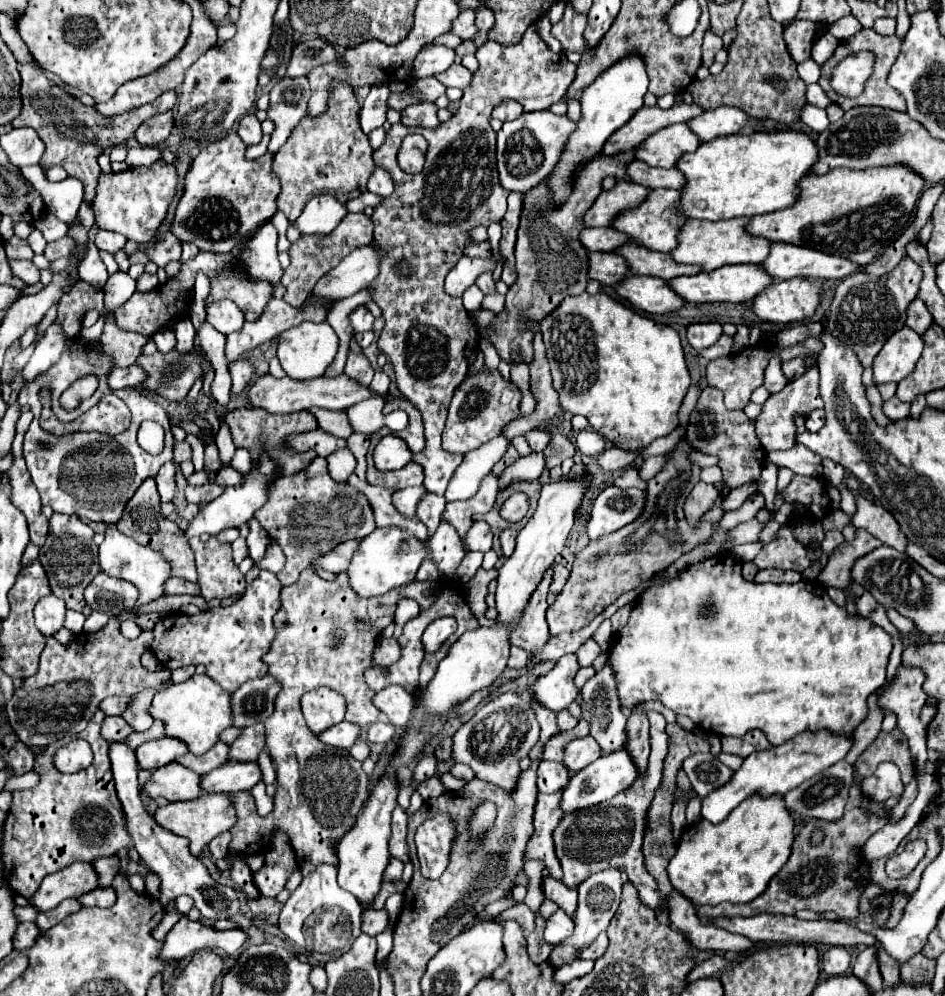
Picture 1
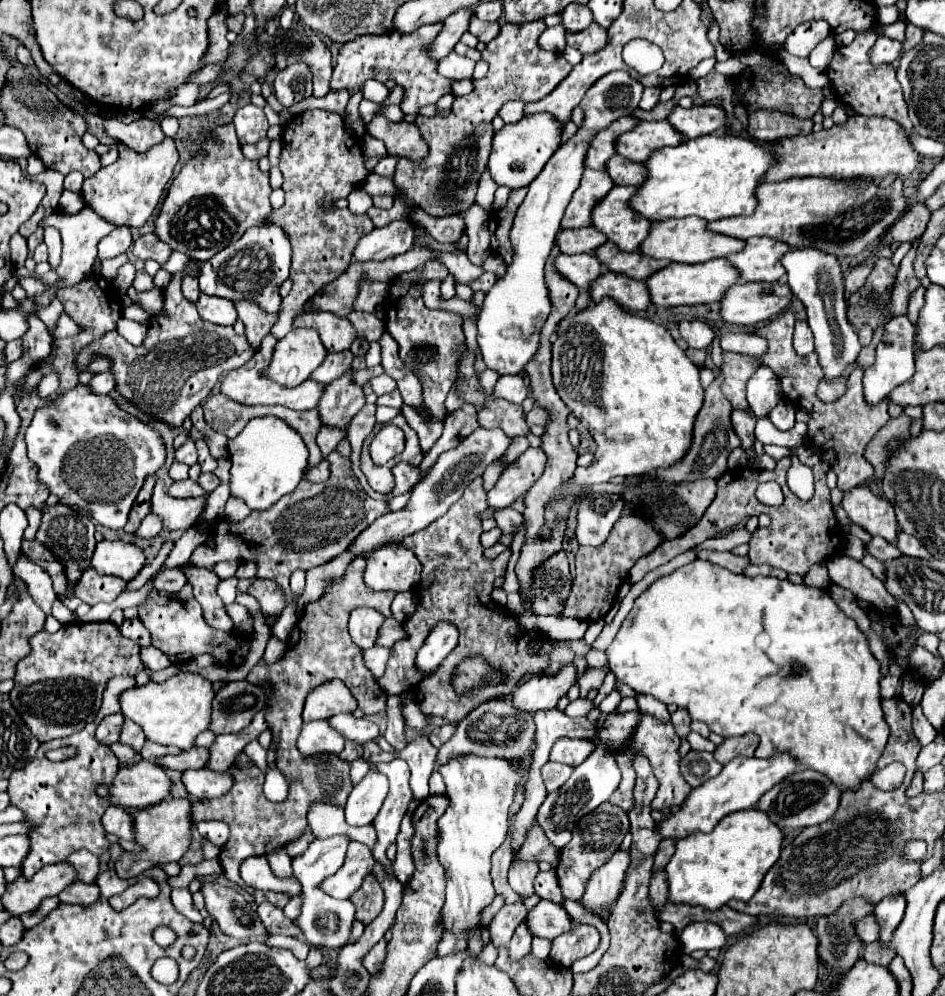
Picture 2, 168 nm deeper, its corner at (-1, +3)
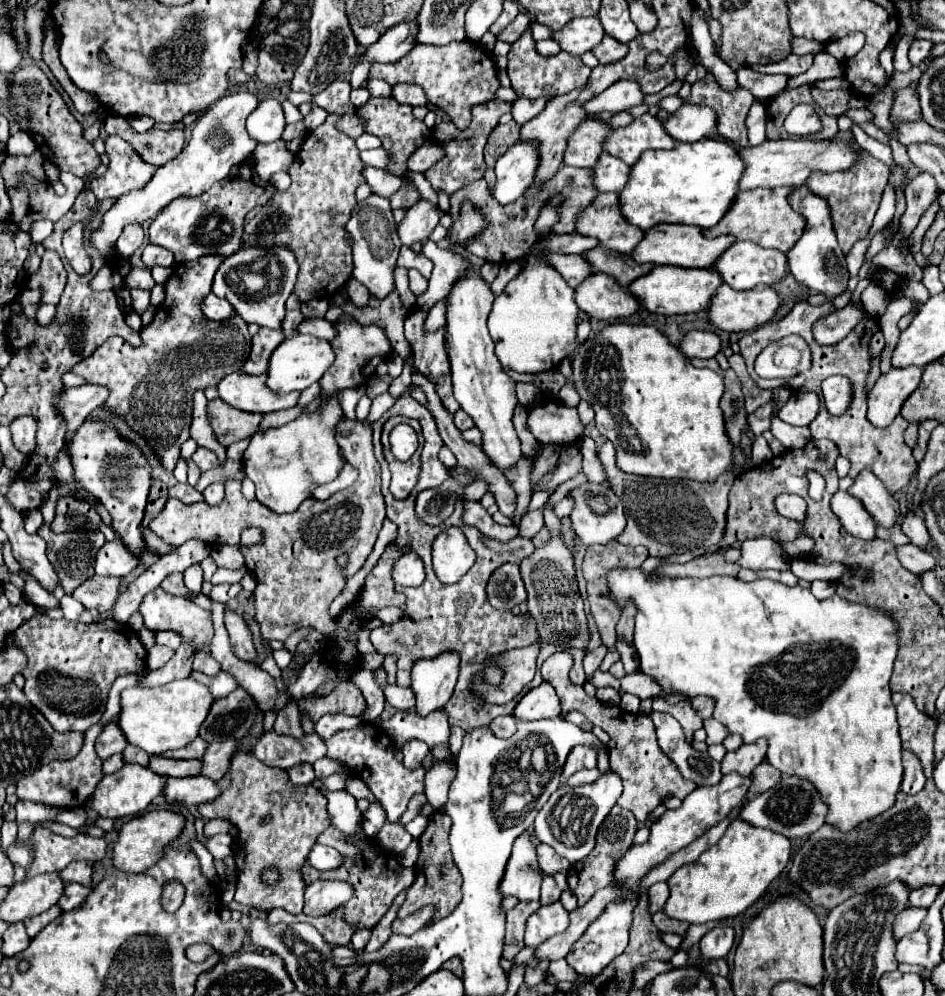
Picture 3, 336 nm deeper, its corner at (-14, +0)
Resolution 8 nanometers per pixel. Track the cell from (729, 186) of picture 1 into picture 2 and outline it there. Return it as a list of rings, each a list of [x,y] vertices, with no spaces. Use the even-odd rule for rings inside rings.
[[[710,134],[686,140],[680,146],[656,150],[646,160],[648,180],[638,188],[632,206],[648,220],[698,216],[712,222],[730,216],[746,216],[754,212],[758,204],[754,190],[762,184],[762,176],[774,162],[776,150],[770,142],[734,134]]]

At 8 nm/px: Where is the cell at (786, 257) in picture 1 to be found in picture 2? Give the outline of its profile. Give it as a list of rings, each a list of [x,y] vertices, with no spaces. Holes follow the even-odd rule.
[[[748,238],[746,248],[738,254],[726,256],[738,270],[744,282],[774,282],[786,274],[786,268],[778,258],[788,254],[792,248],[784,242],[774,242],[774,238]]]

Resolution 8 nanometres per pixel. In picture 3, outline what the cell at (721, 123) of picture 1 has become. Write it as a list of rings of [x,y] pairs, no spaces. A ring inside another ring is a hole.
[[[681,105],[669,119],[663,121],[665,131],[679,143],[695,143],[705,139],[717,123],[715,111],[701,105]]]

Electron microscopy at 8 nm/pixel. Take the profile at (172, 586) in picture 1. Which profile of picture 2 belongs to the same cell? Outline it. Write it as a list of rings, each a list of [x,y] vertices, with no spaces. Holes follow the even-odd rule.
[[[166,570],[154,580],[154,588],[164,590],[168,594],[176,594],[186,584],[186,576],[180,570]]]

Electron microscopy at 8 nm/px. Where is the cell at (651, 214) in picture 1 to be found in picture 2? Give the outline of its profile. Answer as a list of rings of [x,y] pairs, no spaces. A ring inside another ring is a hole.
[[[614,186],[592,212],[592,226],[602,230],[624,252],[636,252],[652,226],[648,218],[642,218],[630,206],[630,198],[636,192],[638,188]]]

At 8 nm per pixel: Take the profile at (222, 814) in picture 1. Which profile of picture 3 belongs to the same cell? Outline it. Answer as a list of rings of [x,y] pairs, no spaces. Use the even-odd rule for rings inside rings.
[[[151,811],[145,815],[133,817],[119,829],[117,841],[113,843],[113,867],[125,873],[147,871],[151,865],[159,861],[159,857],[163,855],[163,847],[169,845],[181,833],[183,823],[185,819],[171,811]]]

